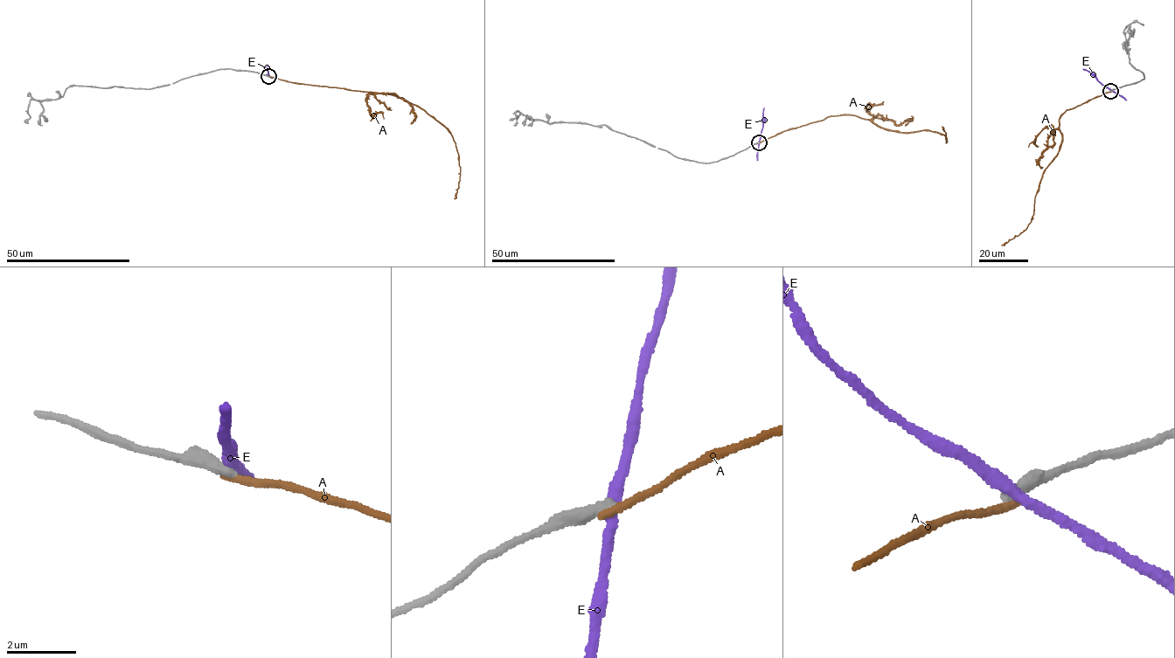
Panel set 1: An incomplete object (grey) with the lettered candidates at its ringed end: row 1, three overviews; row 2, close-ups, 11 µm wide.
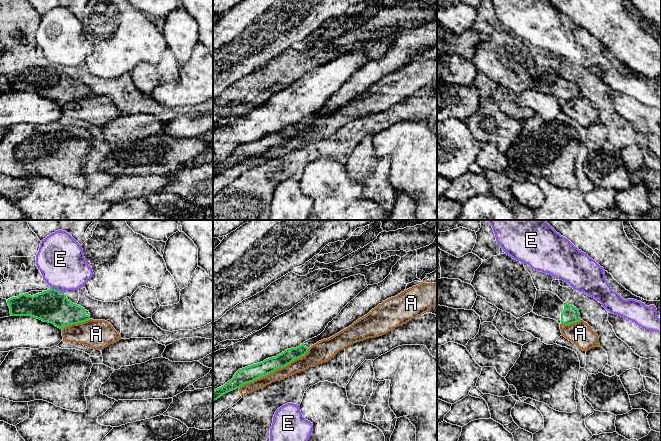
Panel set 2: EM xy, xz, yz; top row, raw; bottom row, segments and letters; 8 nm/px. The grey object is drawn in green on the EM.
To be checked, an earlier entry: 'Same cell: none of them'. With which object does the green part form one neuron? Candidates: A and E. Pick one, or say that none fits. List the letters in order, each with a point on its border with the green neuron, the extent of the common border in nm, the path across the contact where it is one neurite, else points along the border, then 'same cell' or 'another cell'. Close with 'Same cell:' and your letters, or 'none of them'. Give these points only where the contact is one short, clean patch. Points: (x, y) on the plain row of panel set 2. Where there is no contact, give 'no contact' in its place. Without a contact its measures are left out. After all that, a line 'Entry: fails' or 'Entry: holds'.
A: contact xz (274, 146); length 650 nm; another cell
E: contact xy (57, 66); length 120 nm; border xy (50, 63), (63, 69); another cell
Same cell: none of them
Entry: holds

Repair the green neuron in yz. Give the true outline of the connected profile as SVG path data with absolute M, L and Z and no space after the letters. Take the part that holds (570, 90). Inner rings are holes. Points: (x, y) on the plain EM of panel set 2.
M536 67L533 89L544 94L556 96L559 100L569 101L581 96L579 86L564 79L550 67Z

